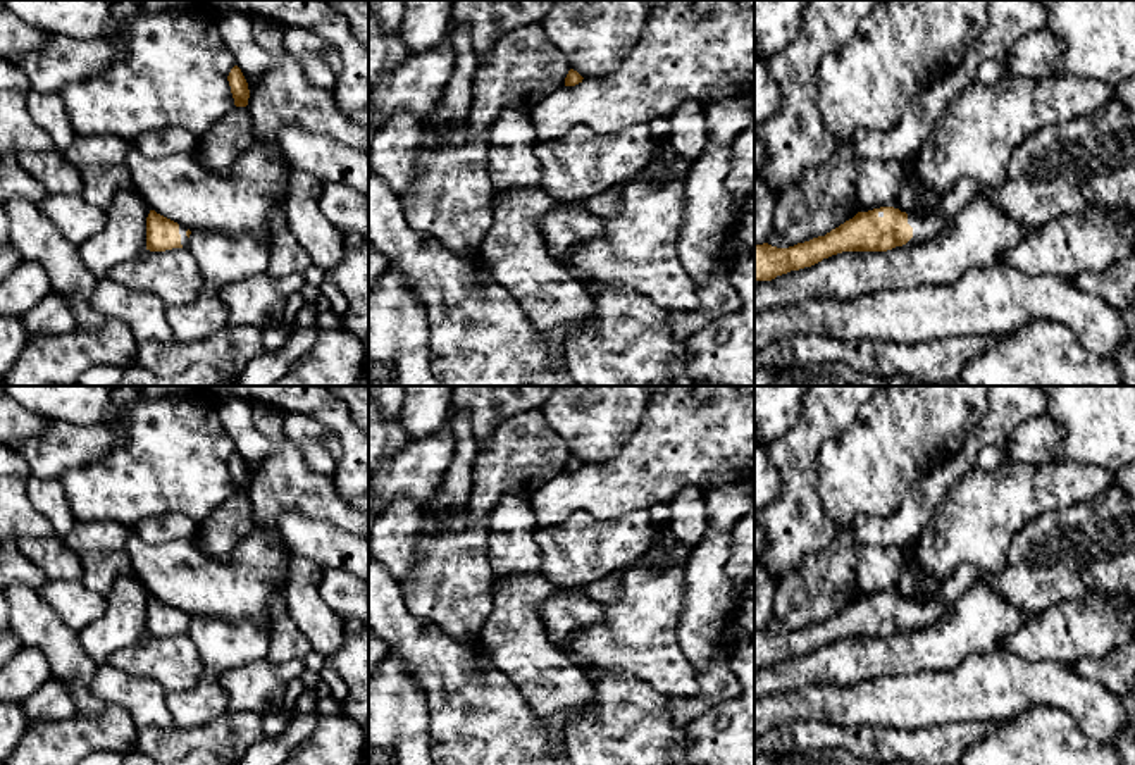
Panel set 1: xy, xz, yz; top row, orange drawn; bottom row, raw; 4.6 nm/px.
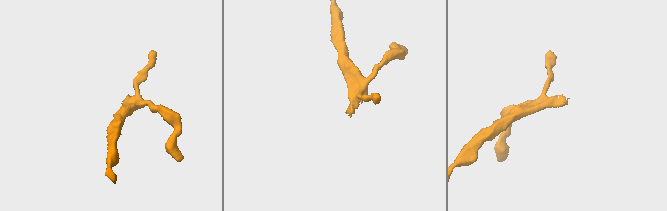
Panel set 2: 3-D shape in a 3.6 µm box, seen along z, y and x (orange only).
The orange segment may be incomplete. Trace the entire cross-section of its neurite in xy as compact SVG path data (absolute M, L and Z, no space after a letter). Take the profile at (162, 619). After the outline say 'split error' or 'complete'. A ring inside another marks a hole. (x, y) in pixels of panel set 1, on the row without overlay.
M150 596L146 603L146 636L165 638L186 634L191 617L186 612Z; split error

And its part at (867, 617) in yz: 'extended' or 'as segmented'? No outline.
extended

